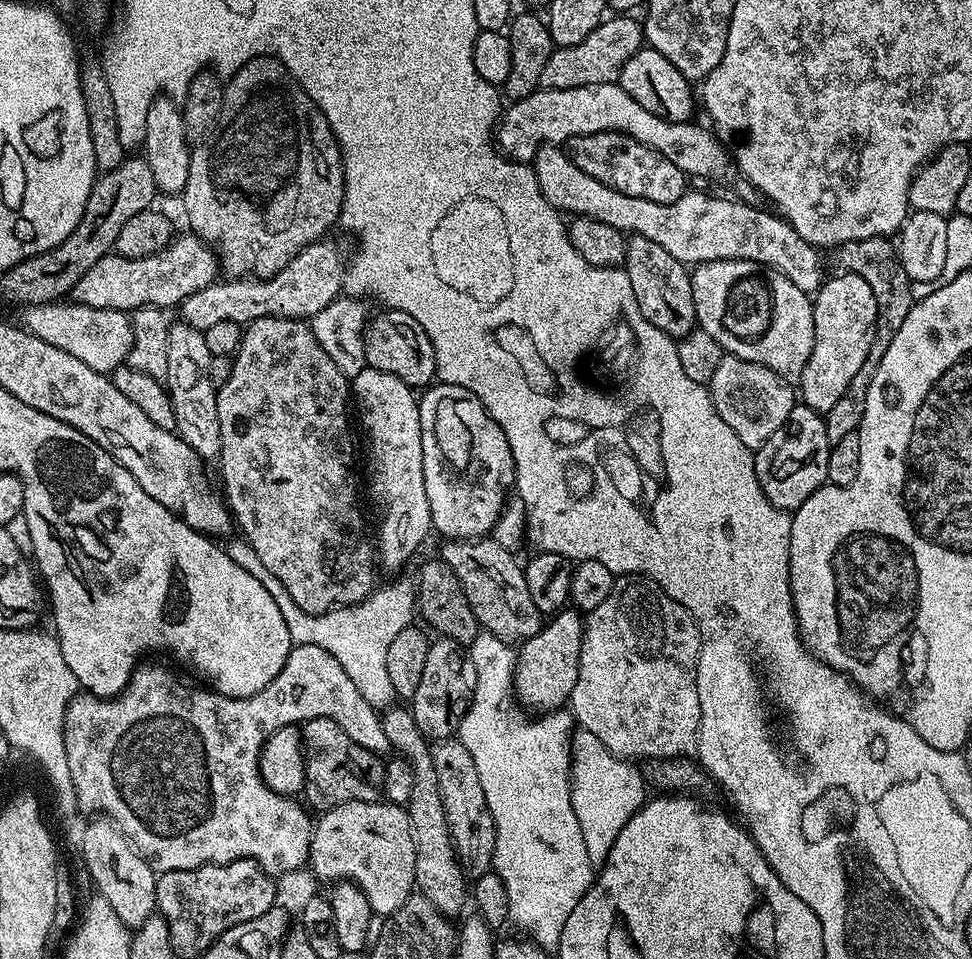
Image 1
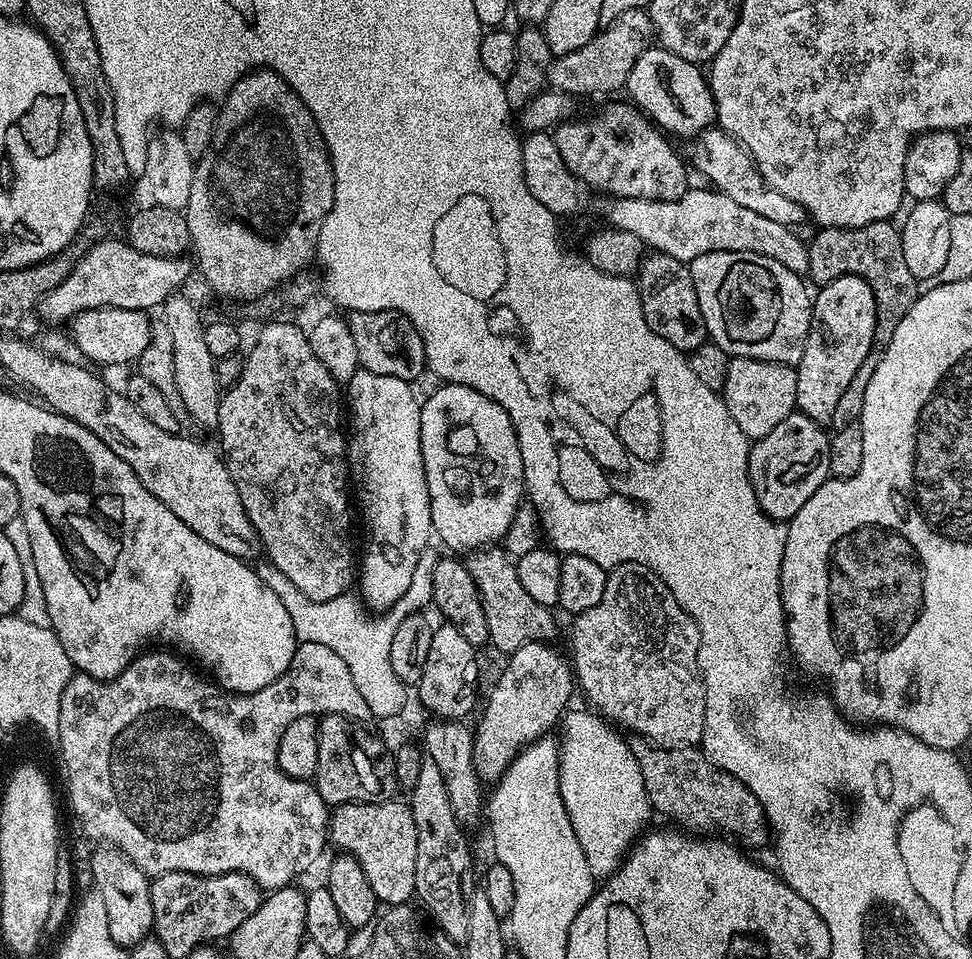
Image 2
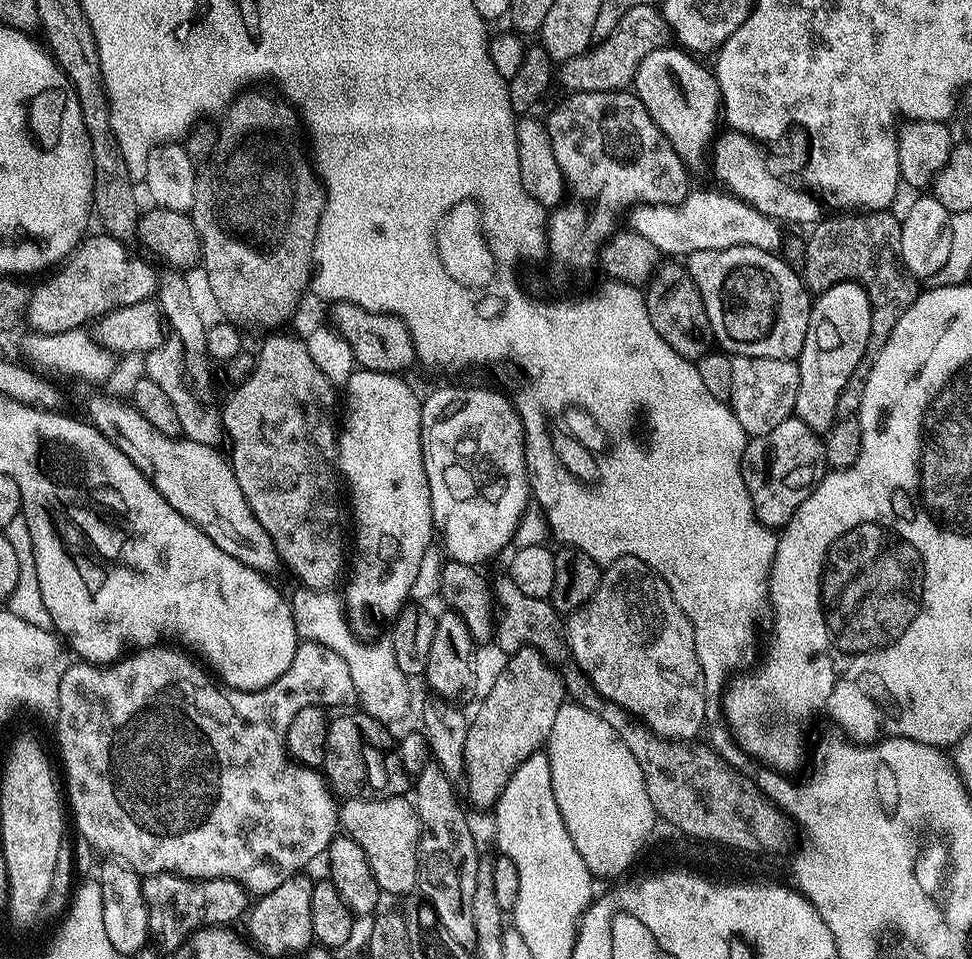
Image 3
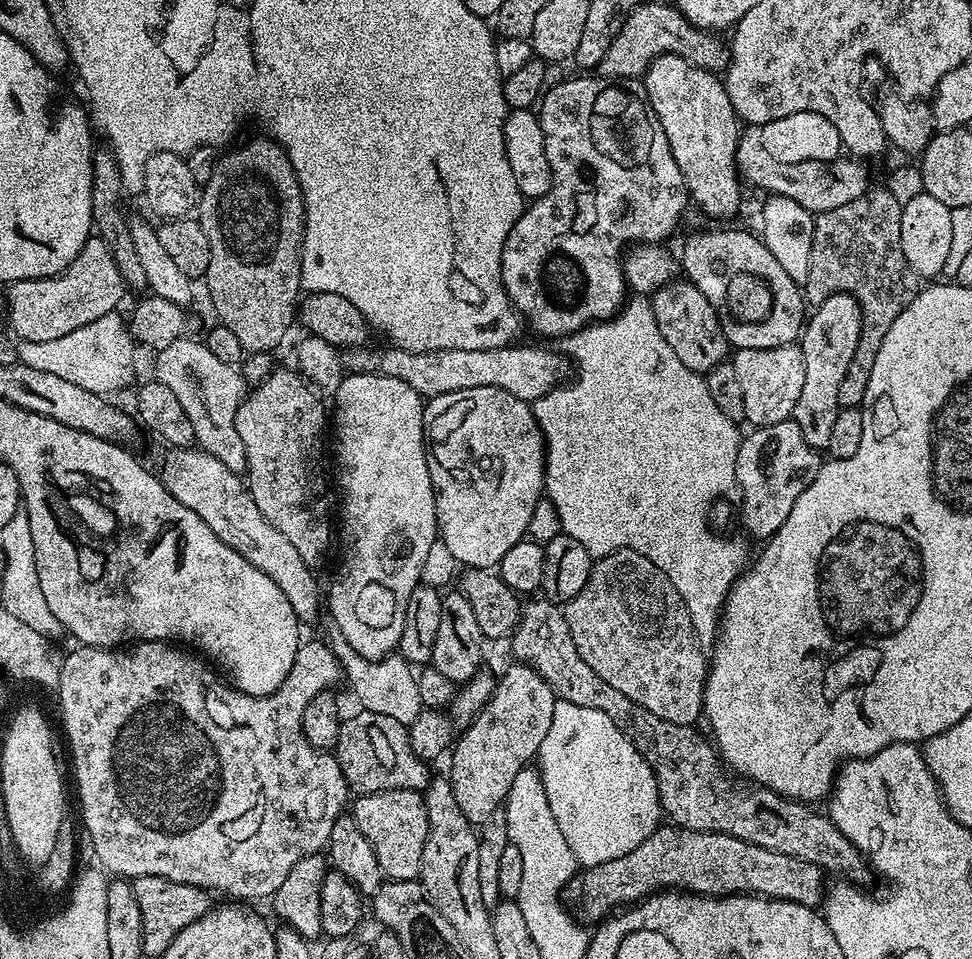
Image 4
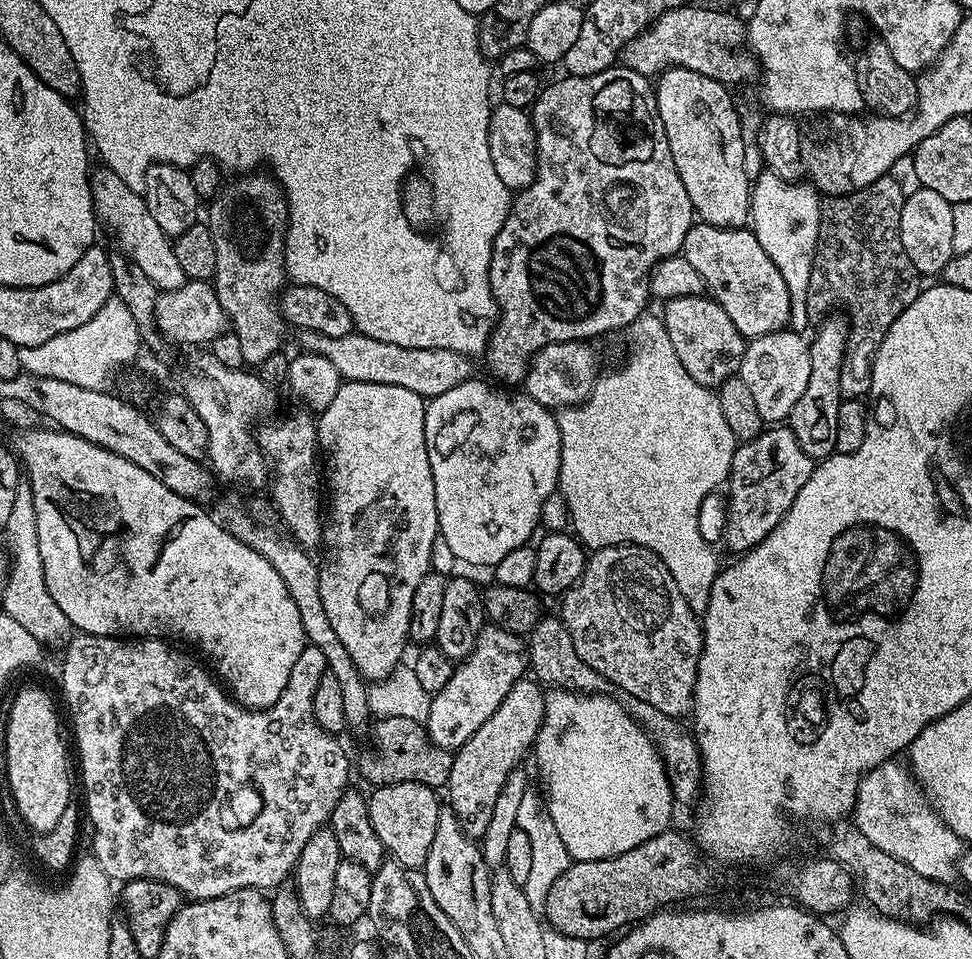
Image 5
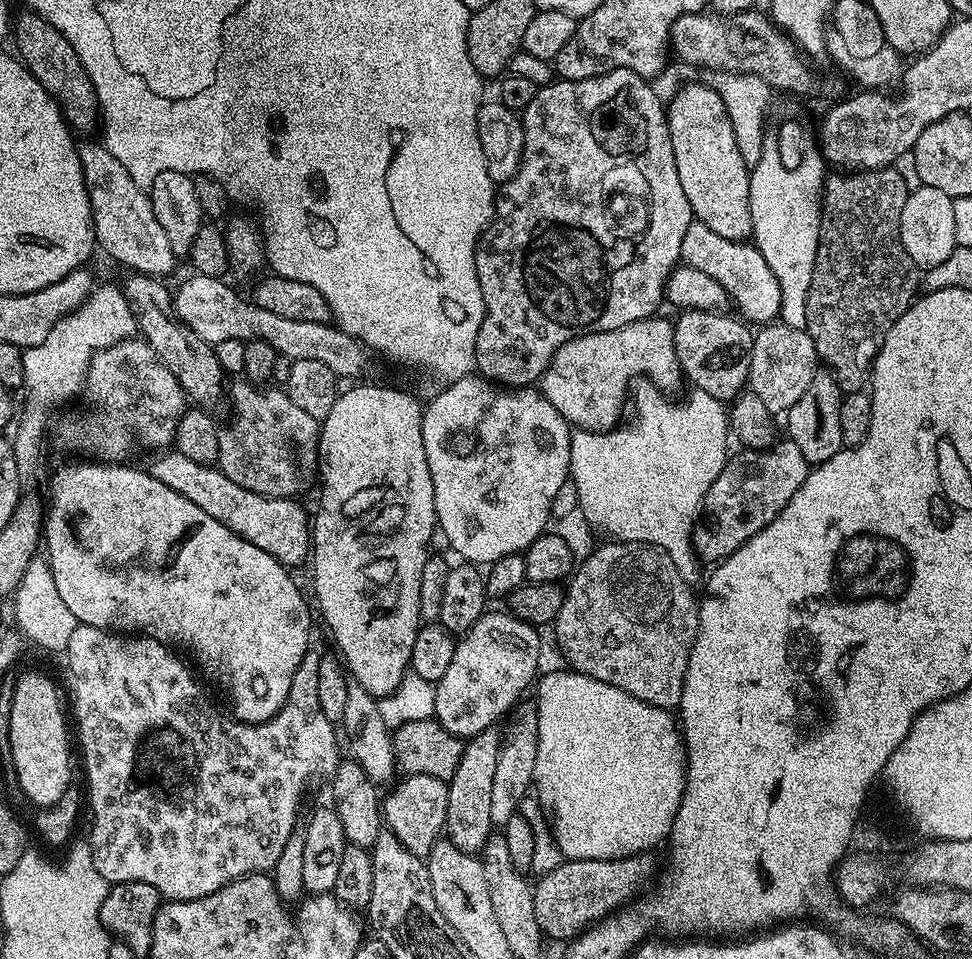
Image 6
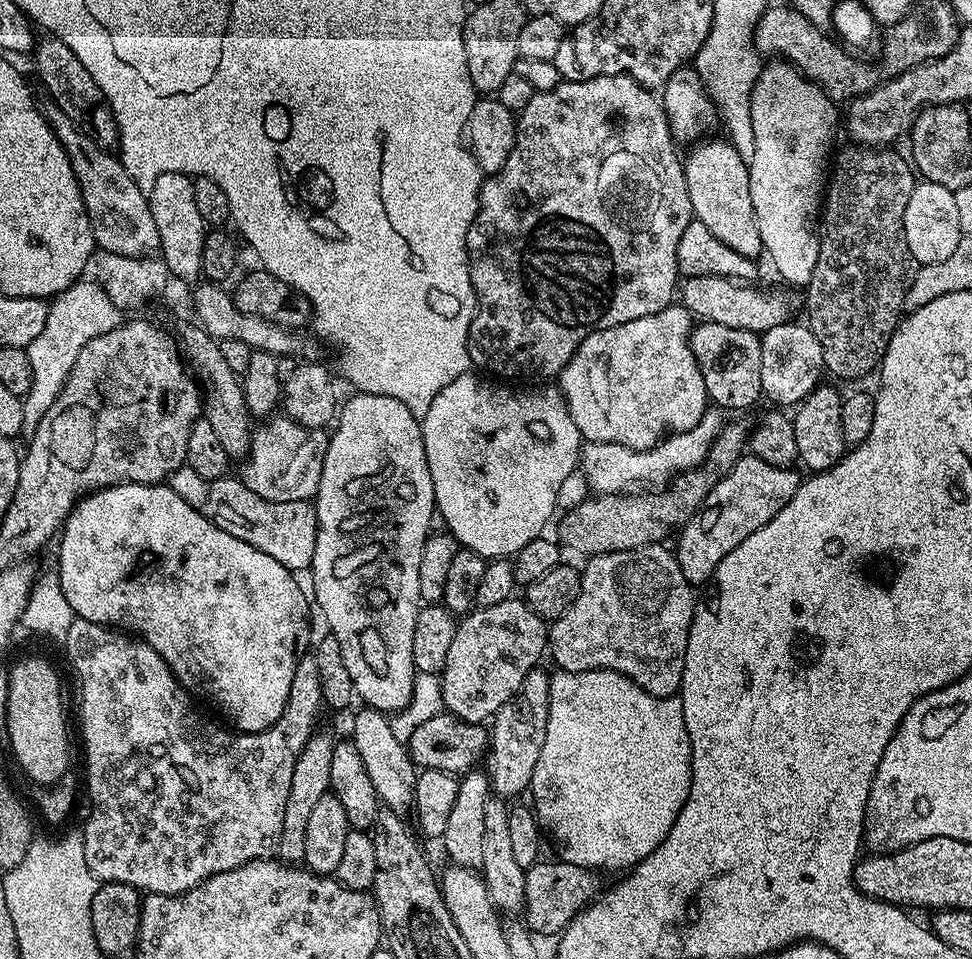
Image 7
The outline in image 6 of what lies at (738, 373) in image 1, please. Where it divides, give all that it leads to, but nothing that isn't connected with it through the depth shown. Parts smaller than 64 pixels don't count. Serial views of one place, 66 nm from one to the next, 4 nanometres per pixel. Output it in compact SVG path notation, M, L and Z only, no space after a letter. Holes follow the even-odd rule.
M769 322L759 331L752 337L747 387L758 394L758 398L762 398L766 410L774 414L786 414L790 406L794 406L794 402L798 402L798 398L806 394L806 386L810 386L812 379L818 374L816 347L808 331L802 328Z

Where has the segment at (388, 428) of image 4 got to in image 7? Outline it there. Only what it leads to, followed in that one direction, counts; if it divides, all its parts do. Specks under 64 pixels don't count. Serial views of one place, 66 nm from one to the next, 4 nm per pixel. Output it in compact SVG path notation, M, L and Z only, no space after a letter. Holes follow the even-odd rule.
M356 392L348 401L343 401L338 412L338 419L331 429L328 450L324 455L320 485L314 497L314 507L318 518L318 542L314 544L314 558L310 575L312 575L312 592L314 604L320 607L324 620L328 623L327 631L342 646L342 659L350 669L350 678L354 682L354 693L364 699L363 703L369 708L377 708L385 714L401 712L410 702L412 687L417 671L414 666L414 626L422 607L420 591L418 590L418 566L422 562L422 546L433 531L432 516L437 515L436 499L434 498L434 482L430 478L430 470L426 462L424 449L424 429L421 421L398 398L390 398L382 394Z

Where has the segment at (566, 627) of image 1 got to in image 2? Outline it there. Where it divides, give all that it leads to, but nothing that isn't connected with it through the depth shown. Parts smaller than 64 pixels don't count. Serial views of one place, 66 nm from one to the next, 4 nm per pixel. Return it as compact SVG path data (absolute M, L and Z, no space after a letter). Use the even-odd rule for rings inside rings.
M526 642L526 646L518 646L505 660L504 669L484 704L484 713L480 721L474 727L472 738L472 754L474 758L474 770L481 781L495 782L503 776L506 769L512 765L512 759L520 753L522 748L527 748L536 740L543 740L548 732L559 725L566 709L569 707L568 699L574 692L574 669L569 657L564 656L558 649L552 648L548 642Z

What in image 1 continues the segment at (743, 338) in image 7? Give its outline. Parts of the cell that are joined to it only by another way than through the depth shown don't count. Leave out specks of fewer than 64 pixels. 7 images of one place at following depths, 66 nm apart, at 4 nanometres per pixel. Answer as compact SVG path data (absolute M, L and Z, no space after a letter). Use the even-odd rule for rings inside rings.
M634 235L627 237L624 258L630 286L634 286L634 298L638 298L638 310L642 310L646 322L673 338L690 334L697 322L692 278L686 265L674 258L674 254L662 250L658 242Z

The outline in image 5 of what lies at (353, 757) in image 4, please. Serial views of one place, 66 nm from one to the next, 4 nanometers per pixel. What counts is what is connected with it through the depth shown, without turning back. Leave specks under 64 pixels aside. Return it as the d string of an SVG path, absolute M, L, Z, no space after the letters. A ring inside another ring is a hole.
M386 718L377 719L375 724L371 729L373 748L360 756L360 772L369 780L369 785L422 782L437 790L447 785L453 753L429 742L428 729L423 723L414 718Z

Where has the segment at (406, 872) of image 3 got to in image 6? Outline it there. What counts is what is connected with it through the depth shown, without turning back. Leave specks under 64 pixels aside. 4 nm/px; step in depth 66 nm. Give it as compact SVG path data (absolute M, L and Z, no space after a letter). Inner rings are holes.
M430 774L405 775L400 785L391 789L392 793L382 800L382 820L391 831L399 836L408 849L416 856L424 858L431 852L437 840L445 831L446 810L448 809L447 783Z

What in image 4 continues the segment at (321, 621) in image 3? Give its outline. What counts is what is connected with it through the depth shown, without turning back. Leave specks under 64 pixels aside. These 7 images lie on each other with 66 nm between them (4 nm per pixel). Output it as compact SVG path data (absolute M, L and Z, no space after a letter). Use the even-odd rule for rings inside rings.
M333 631L331 635L332 653L339 658L343 677L346 679L346 684L348 680L349 686L352 687L352 692L360 703L359 707L366 712L398 718L398 722L411 726L422 711L416 681L417 673L413 665L399 654L386 656L382 660L367 660L362 658L362 654L353 650L350 642L346 642L346 638L342 638L340 632Z

